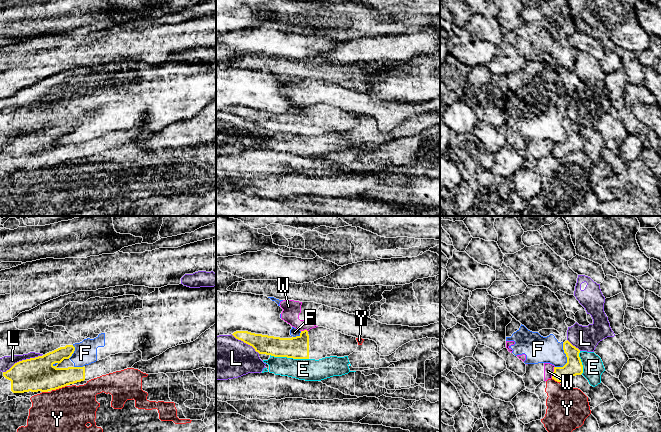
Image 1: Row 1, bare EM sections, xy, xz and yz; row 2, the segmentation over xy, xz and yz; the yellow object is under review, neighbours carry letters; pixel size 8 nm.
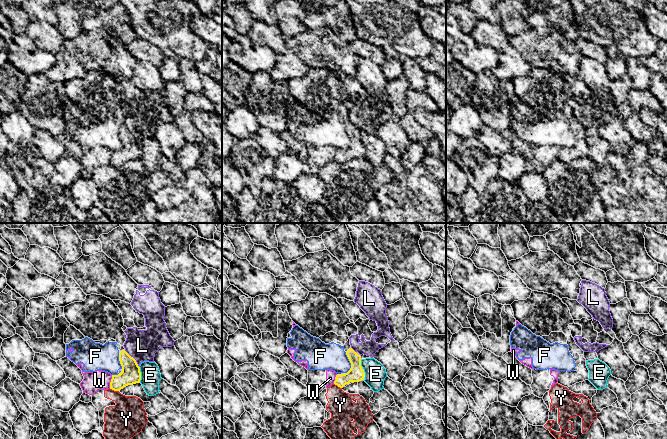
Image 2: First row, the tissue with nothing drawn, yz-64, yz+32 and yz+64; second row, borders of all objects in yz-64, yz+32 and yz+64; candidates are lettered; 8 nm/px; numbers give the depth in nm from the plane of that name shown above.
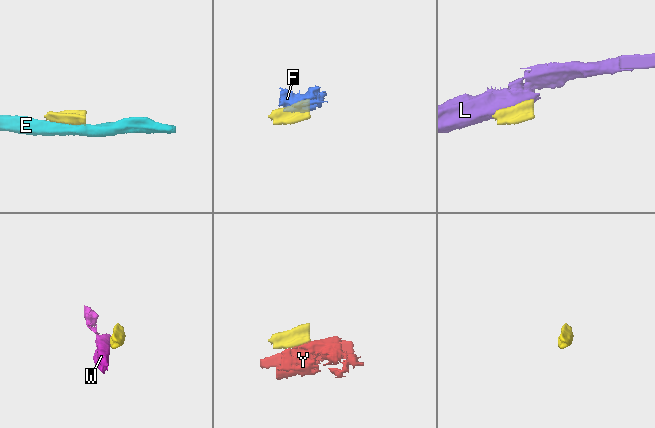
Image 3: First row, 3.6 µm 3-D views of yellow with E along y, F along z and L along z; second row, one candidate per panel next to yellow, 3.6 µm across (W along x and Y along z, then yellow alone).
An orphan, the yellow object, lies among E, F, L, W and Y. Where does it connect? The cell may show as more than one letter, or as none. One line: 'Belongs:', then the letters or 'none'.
Belongs: none

